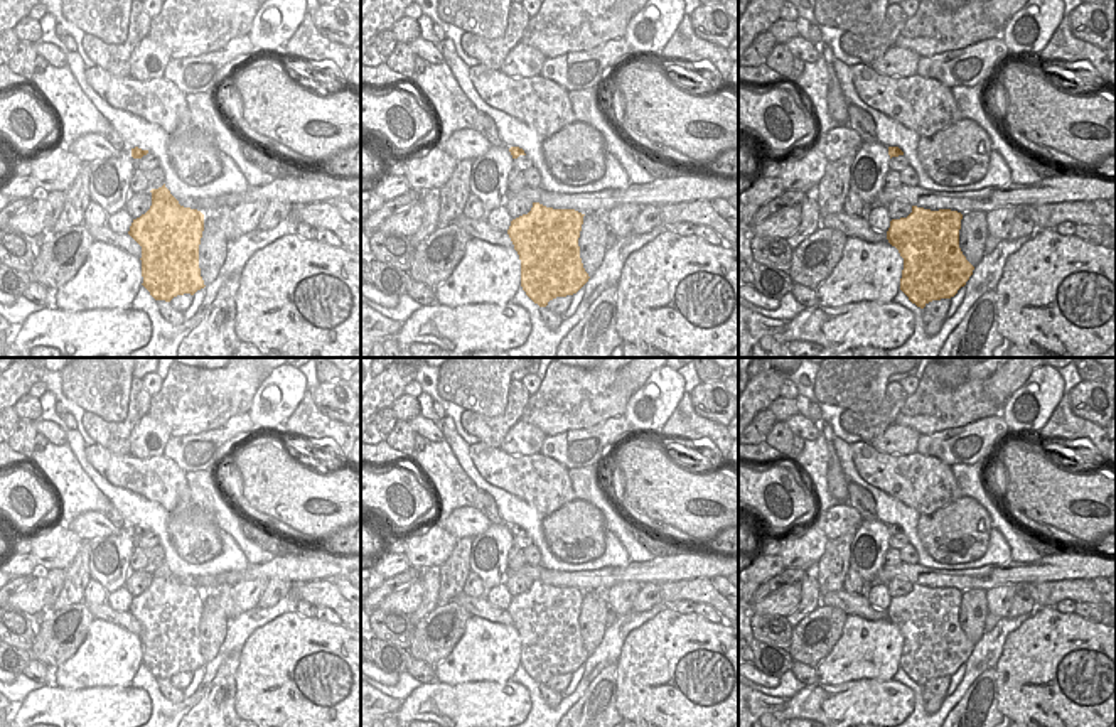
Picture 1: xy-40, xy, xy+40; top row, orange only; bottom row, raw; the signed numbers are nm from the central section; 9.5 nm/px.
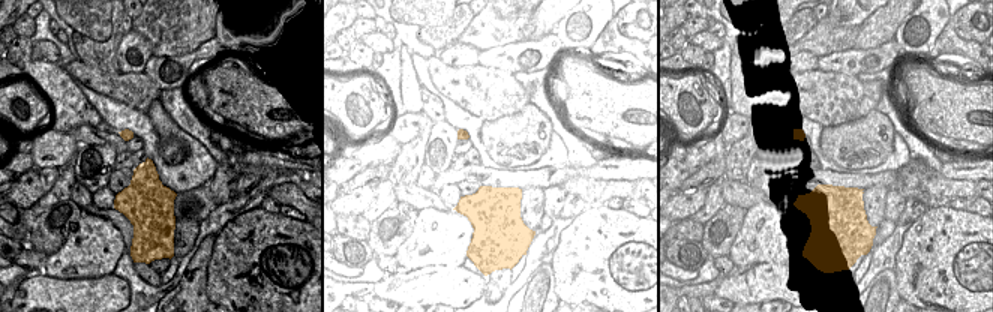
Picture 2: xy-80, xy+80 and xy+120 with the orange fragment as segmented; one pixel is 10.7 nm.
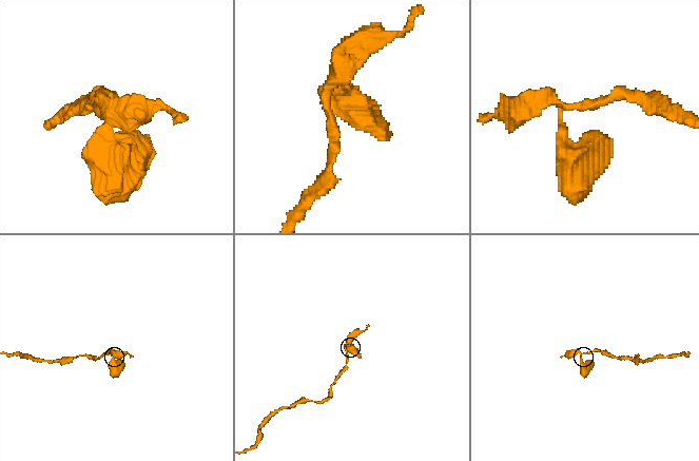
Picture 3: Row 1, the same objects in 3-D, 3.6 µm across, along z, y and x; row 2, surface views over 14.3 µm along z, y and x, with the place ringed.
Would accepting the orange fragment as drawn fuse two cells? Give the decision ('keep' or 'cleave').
keep

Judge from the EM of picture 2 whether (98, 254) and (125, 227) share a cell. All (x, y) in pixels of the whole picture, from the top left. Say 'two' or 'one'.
two

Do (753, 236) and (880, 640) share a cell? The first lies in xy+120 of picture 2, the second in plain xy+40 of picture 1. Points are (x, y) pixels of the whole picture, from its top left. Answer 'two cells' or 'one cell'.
one cell

